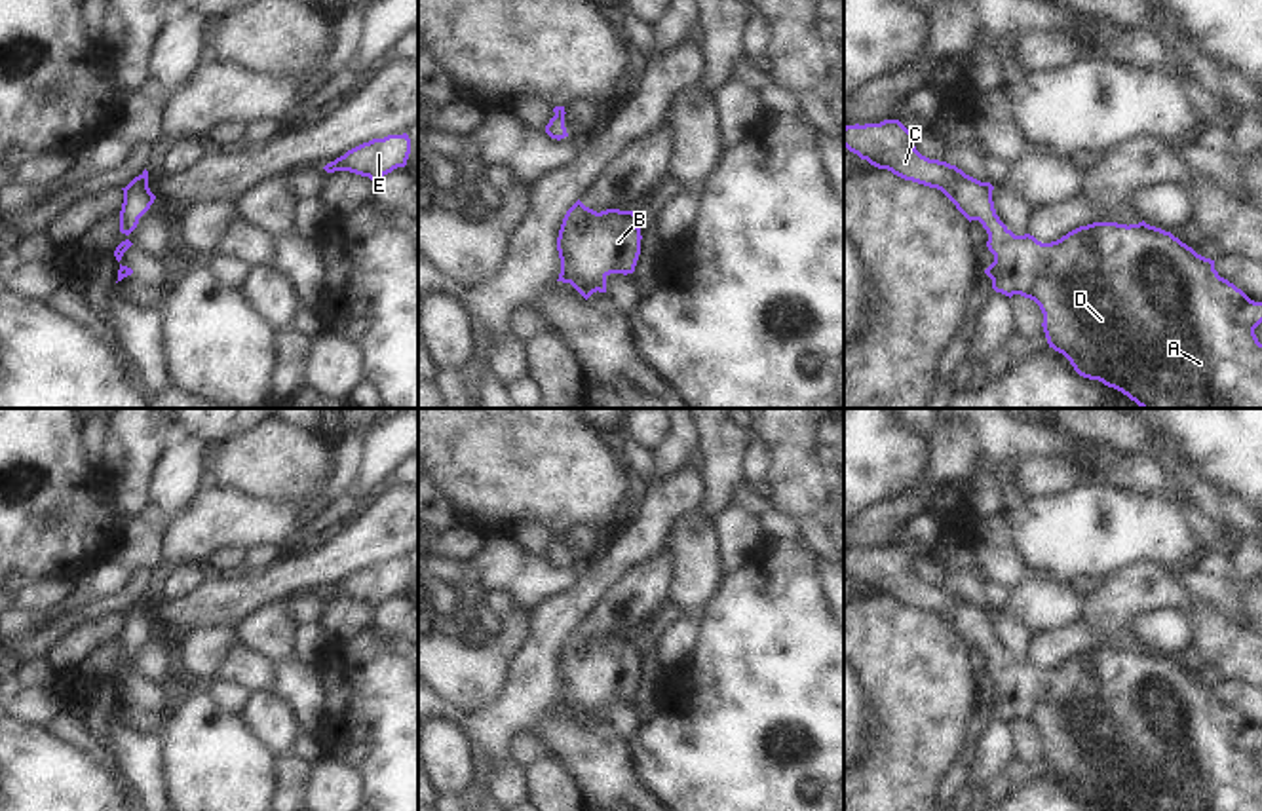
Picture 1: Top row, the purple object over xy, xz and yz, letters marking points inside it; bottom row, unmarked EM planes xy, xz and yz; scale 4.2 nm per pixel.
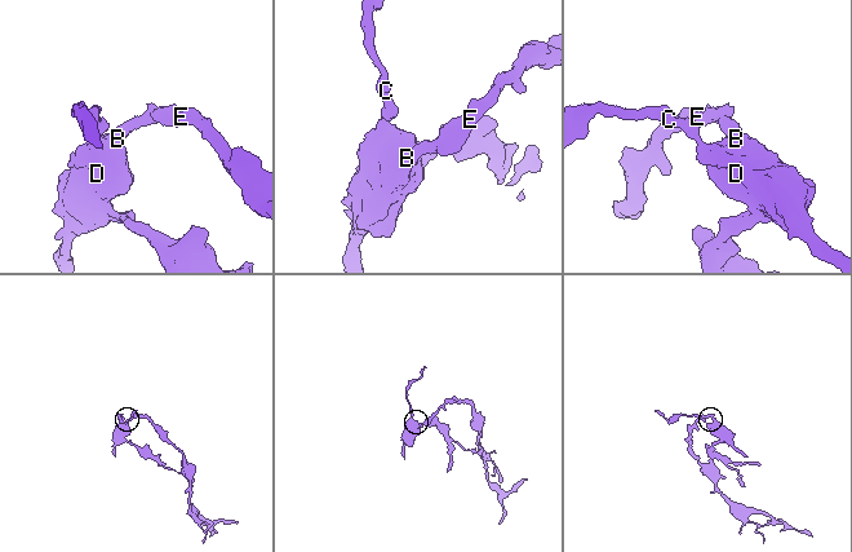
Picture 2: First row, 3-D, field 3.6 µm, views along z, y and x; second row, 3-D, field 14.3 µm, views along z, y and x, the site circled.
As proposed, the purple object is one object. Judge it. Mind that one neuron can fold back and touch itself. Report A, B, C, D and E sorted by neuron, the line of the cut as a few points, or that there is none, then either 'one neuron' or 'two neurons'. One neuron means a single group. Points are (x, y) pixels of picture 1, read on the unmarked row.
A B C D E | no cut | one neuron

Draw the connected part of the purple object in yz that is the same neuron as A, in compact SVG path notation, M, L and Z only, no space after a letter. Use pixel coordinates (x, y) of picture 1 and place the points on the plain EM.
M899 545L846 551L844 572L878 594L929 613L941 615L971 648L979 646L988 659L986 672L994 688L985 695L992 714L1005 722L1034 726L1043 739L1049 773L1062 779L1074 796L1104 811L1262 811L1262 769L1254 754L1262 748L1262 727L1220 703L1214 686L1197 680L1171 657L1138 650L1093 648L1057 667L1042 669L1034 661L1015 661L996 640L990 608L966 600L956 591L922 581Z

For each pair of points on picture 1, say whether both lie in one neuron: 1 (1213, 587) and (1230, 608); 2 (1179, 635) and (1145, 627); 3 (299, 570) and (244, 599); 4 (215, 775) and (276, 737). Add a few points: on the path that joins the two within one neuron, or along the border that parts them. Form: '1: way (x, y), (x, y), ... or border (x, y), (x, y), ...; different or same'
1: way (1219, 593), (1228, 603); same
2: way (1171, 633), (1152, 629); same
3: way (286, 576), (257, 589); same
4: border (238, 716), (276, 756); different

